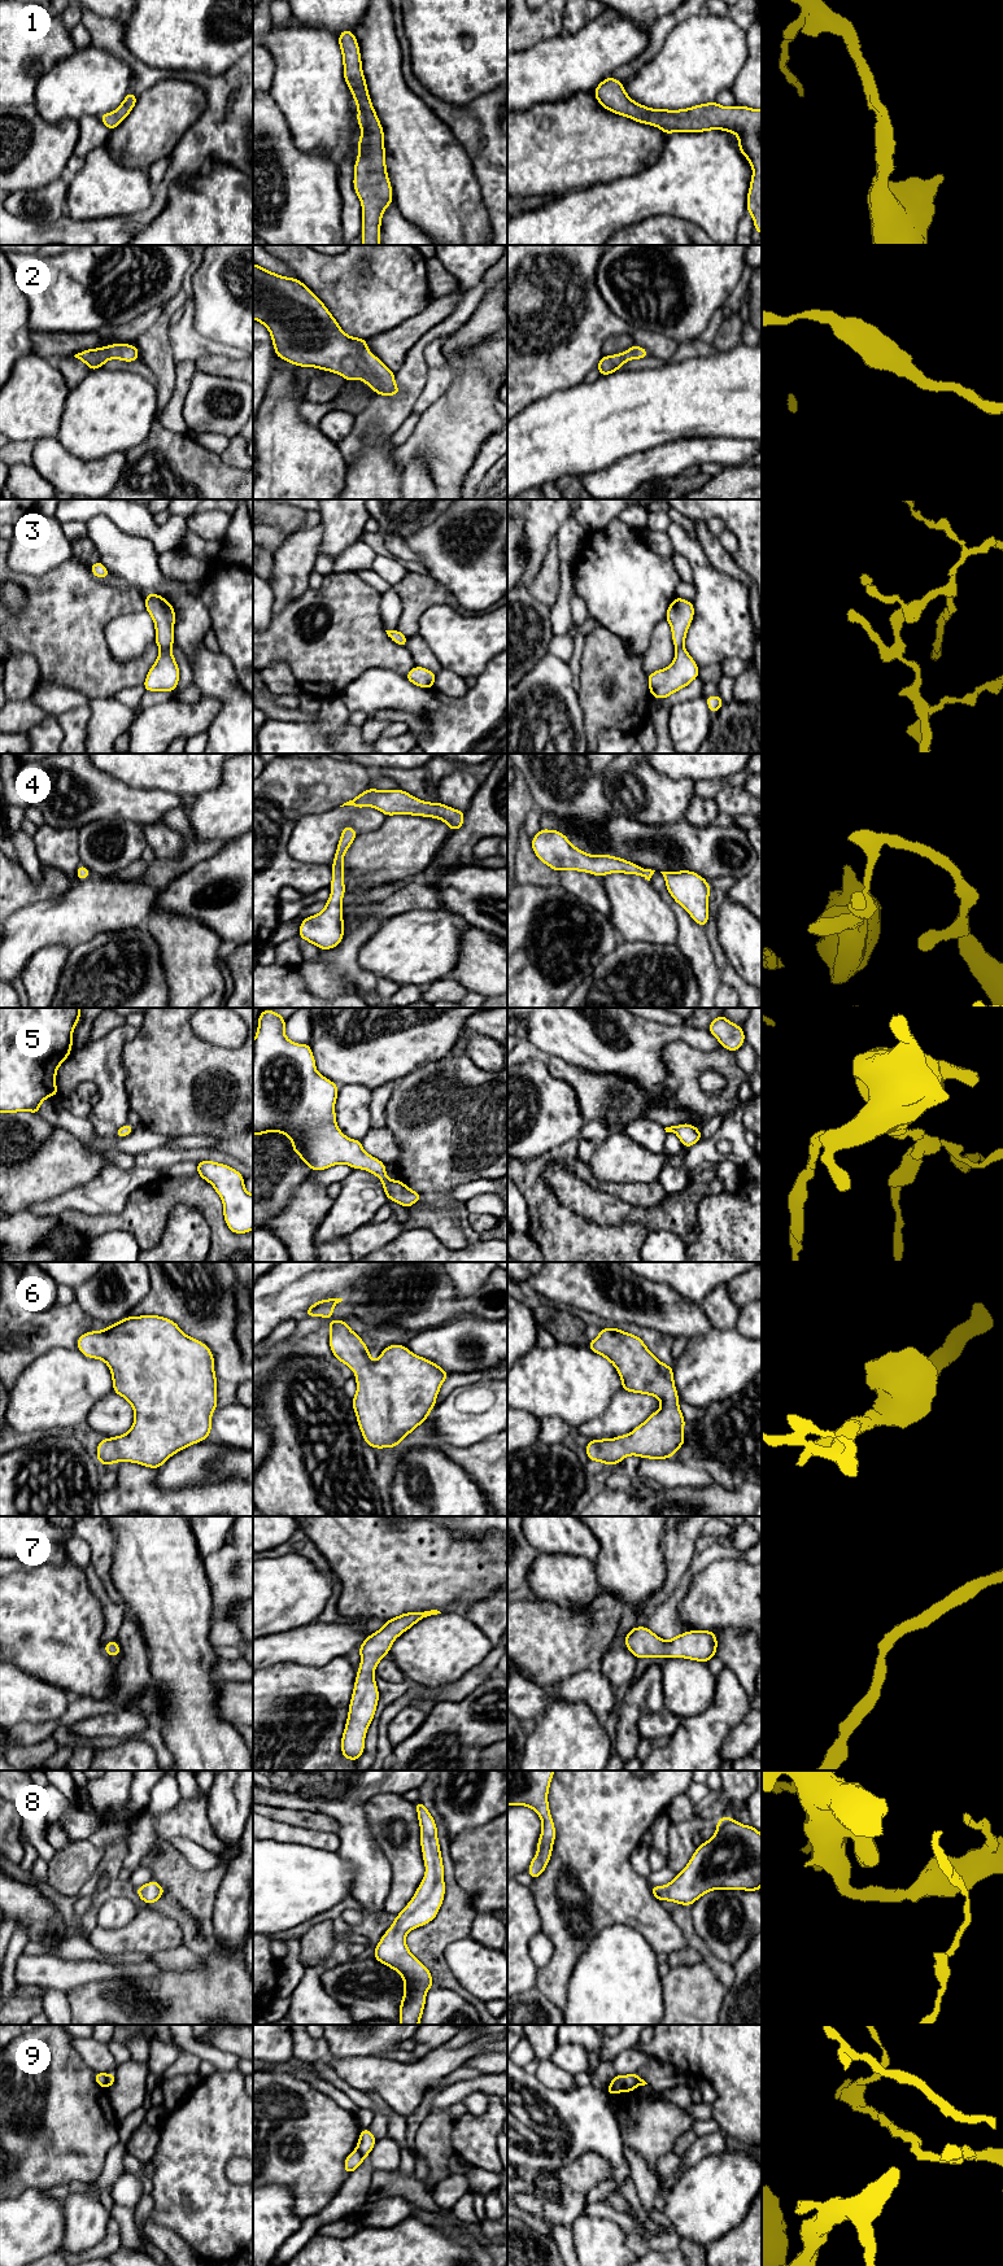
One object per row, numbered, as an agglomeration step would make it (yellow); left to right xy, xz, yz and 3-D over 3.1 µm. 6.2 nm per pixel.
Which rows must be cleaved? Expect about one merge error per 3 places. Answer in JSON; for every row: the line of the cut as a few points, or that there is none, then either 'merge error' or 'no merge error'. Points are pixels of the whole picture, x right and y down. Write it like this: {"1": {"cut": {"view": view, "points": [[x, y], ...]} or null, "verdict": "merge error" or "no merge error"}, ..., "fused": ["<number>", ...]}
{"1": {"cut": null, "verdict": "no merge error"}, "2": {"cut": null, "verdict": "no merge error"}, "3": {"cut": null, "verdict": "no merge error"}, "4": {"cut": null, "verdict": "no merge error"}, "5": {"cut": null, "verdict": "no merge error"}, "6": {"cut": null, "verdict": "no merge error"}, "7": {"cut": null, "verdict": "no merge error"}, "8": {"cut": null, "verdict": "no merge error"}, "9": {"cut": {"view": "xy", "points": [[105, 2074], [108, 2086]]}, "verdict": "merge error"}, "fused": ["9"]}

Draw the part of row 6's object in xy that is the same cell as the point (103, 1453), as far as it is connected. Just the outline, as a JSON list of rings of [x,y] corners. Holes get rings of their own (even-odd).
[[[128,1315],[103,1331],[80,1335],[77,1348],[87,1358],[101,1359],[109,1366],[113,1392],[127,1400],[135,1413],[127,1433],[100,1441],[96,1448],[100,1464],[127,1461],[157,1470],[175,1453],[204,1441],[211,1433],[210,1419],[218,1405],[214,1357],[202,1341],[184,1335],[174,1320],[158,1315]]]

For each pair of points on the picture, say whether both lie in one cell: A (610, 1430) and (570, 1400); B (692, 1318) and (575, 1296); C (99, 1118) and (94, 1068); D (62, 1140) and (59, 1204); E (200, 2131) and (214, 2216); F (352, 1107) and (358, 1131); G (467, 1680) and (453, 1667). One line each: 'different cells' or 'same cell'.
A: different cells
B: same cell
C: same cell
D: different cells
E: same cell
F: same cell
G: different cells

